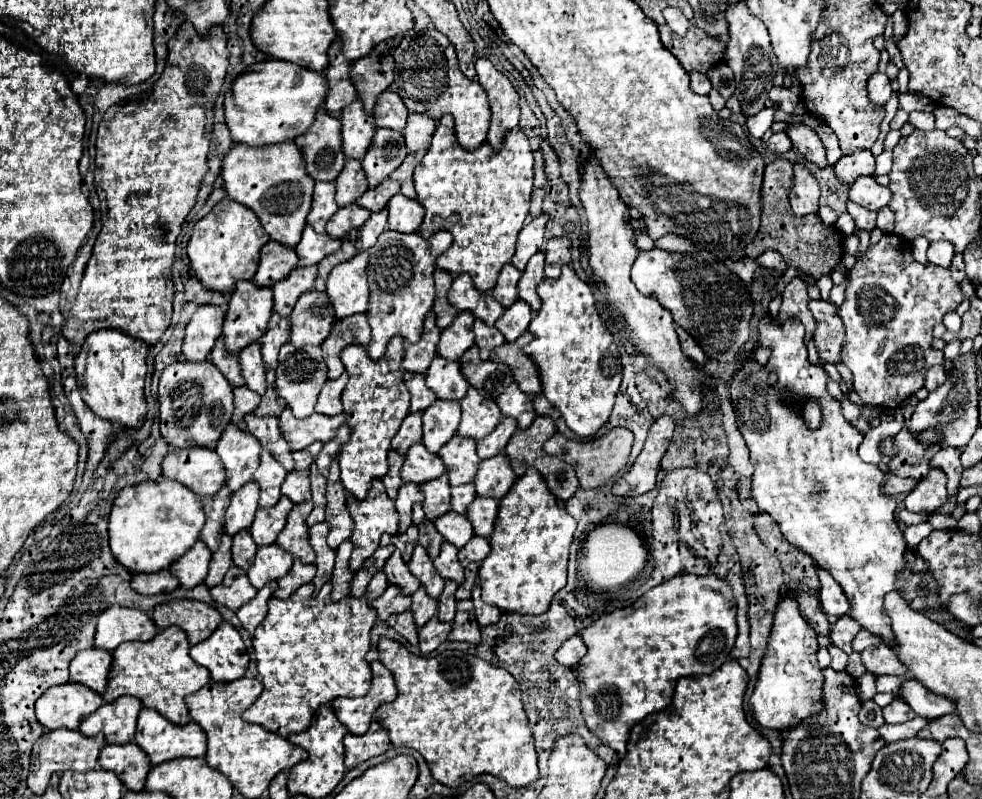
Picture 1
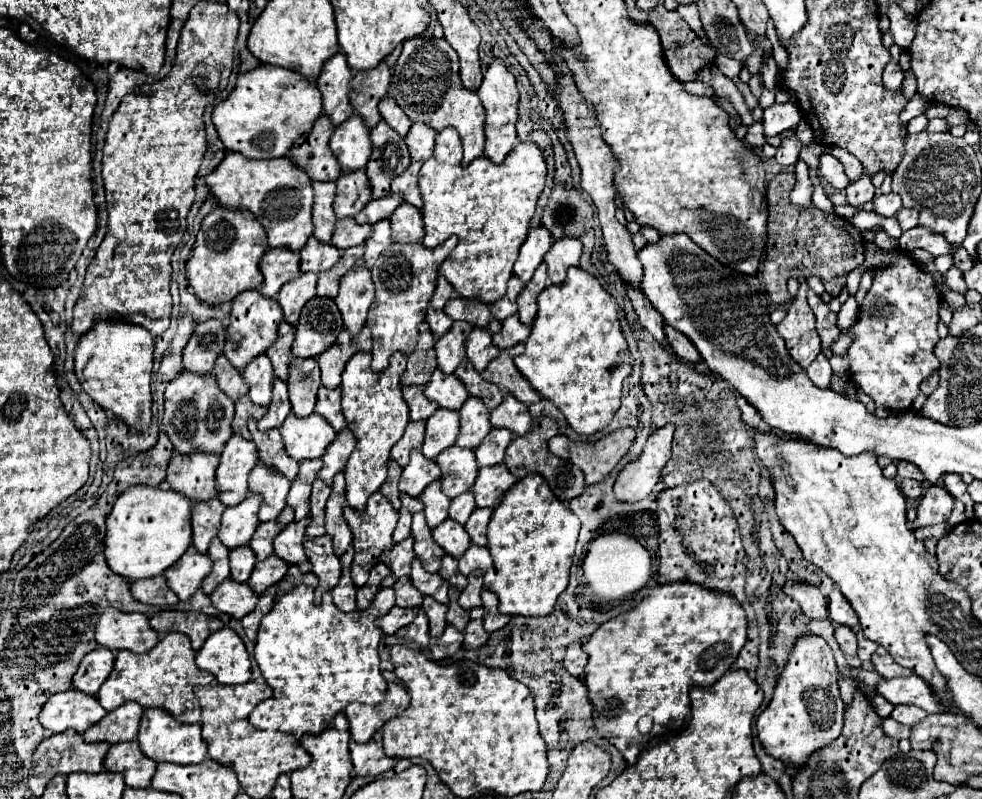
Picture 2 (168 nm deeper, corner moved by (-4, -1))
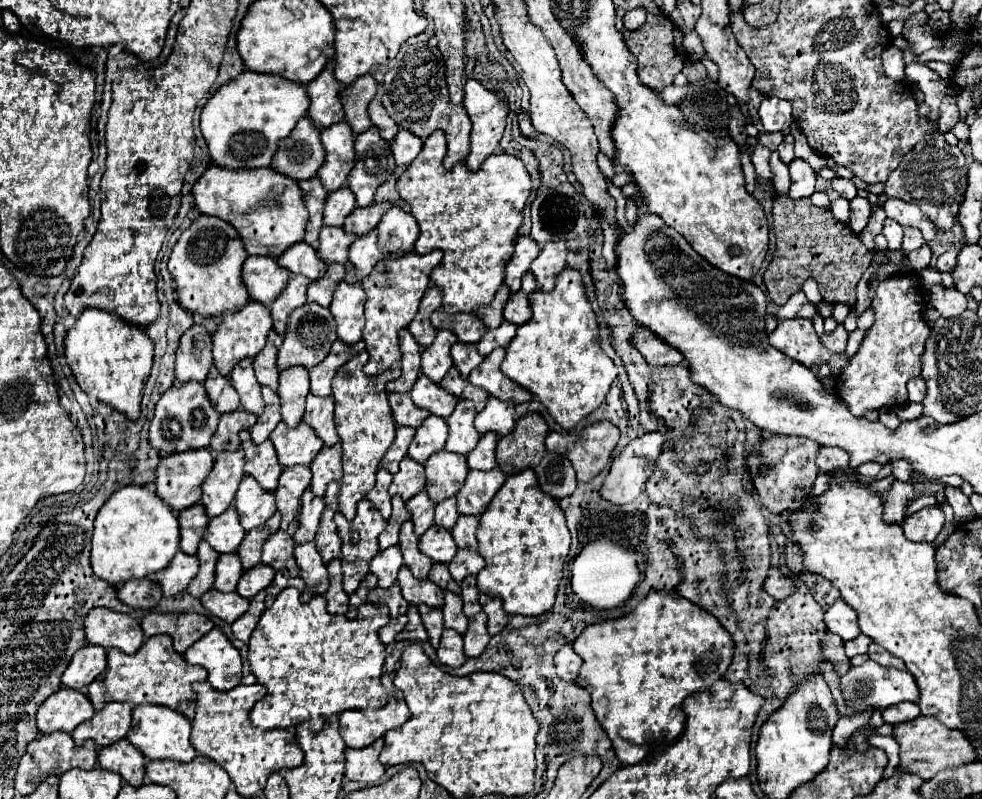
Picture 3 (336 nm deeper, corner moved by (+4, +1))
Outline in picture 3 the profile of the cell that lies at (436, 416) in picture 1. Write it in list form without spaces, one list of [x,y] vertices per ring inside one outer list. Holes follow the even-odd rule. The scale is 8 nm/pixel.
[[[430,414],[420,428],[416,428],[416,436],[408,448],[408,456],[420,464],[424,464],[434,452],[442,450],[448,438],[448,424],[444,418]]]

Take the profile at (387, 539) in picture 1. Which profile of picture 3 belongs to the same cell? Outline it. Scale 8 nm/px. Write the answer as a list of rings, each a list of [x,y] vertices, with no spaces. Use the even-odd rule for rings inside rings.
[[[392,546],[386,552],[378,552],[372,558],[370,572],[376,574],[380,588],[390,588],[396,582],[400,566],[402,566],[402,552],[398,546]]]

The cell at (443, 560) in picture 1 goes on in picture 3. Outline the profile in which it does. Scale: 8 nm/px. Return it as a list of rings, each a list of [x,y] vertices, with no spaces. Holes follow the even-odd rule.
[[[432,564],[432,570],[430,570],[428,578],[430,578],[434,584],[438,584],[442,590],[460,594],[460,584],[452,580],[452,576],[450,576],[446,564]]]

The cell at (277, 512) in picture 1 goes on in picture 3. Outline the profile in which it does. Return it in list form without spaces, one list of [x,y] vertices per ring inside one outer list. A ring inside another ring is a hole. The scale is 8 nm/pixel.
[[[276,512],[266,524],[262,524],[262,528],[254,528],[244,536],[244,540],[238,548],[238,556],[240,556],[240,562],[242,562],[244,570],[250,570],[252,566],[256,566],[260,562],[264,540],[270,534],[278,532],[278,528],[280,528],[280,514]]]

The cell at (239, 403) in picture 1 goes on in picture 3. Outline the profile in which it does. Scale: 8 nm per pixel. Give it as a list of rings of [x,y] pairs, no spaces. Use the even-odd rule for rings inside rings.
[[[234,410],[228,414],[220,416],[218,428],[210,440],[210,452],[234,452],[240,448],[238,432],[240,430],[250,430],[256,424],[256,416],[246,412],[246,410]]]

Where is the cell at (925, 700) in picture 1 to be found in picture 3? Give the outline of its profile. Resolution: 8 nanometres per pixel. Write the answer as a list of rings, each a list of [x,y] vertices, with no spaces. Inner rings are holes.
[[[866,660],[862,666],[850,666],[850,670],[840,678],[840,688],[846,700],[846,706],[850,706],[854,712],[864,712],[868,708],[884,710],[904,700],[910,700],[910,702],[918,700],[916,680],[910,672],[896,670],[896,668],[884,668],[880,664],[874,664],[872,660]]]

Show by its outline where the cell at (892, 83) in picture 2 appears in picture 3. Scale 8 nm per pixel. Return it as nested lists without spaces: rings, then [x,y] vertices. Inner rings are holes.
[[[888,46],[882,54],[882,64],[884,64],[884,72],[888,78],[892,80],[904,80],[904,68],[906,68],[906,62],[904,62],[904,56],[902,56],[902,50],[898,50],[896,46]]]

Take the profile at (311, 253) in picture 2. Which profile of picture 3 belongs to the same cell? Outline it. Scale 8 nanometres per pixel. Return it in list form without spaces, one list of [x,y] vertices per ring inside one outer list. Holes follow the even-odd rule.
[[[298,242],[292,248],[288,248],[282,256],[278,256],[276,262],[278,266],[290,270],[292,274],[302,274],[302,276],[308,276],[310,280],[320,280],[328,268],[318,258],[316,250],[304,242]]]

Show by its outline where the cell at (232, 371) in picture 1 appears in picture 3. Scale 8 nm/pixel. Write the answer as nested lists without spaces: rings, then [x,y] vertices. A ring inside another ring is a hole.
[[[216,368],[210,370],[206,382],[204,382],[204,388],[208,392],[208,398],[210,402],[214,404],[214,408],[220,412],[220,414],[226,414],[226,412],[234,412],[240,404],[238,400],[238,394],[236,390],[232,388],[230,380],[224,378]]]

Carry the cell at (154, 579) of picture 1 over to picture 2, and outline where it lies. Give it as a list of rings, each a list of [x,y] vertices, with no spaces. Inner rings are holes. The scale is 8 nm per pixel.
[[[164,576],[134,580],[130,584],[130,592],[136,600],[140,600],[144,604],[156,604],[156,606],[174,606],[174,604],[178,604],[178,596],[168,588]]]

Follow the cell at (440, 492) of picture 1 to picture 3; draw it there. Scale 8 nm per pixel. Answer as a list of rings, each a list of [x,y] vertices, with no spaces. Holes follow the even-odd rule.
[[[420,492],[420,494],[416,494],[414,498],[410,498],[406,502],[406,508],[412,514],[412,524],[414,524],[416,536],[422,536],[434,524],[436,504],[426,496],[426,492]]]

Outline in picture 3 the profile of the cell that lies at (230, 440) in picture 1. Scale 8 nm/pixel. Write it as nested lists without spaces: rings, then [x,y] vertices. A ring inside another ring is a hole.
[[[242,450],[220,452],[212,472],[202,484],[202,500],[208,518],[220,516],[228,506],[232,506],[238,484],[244,476],[244,456]]]

